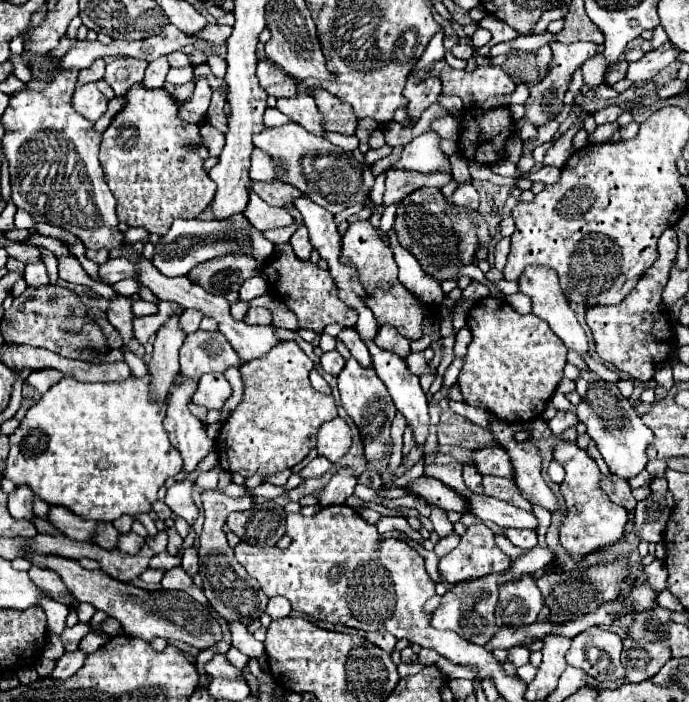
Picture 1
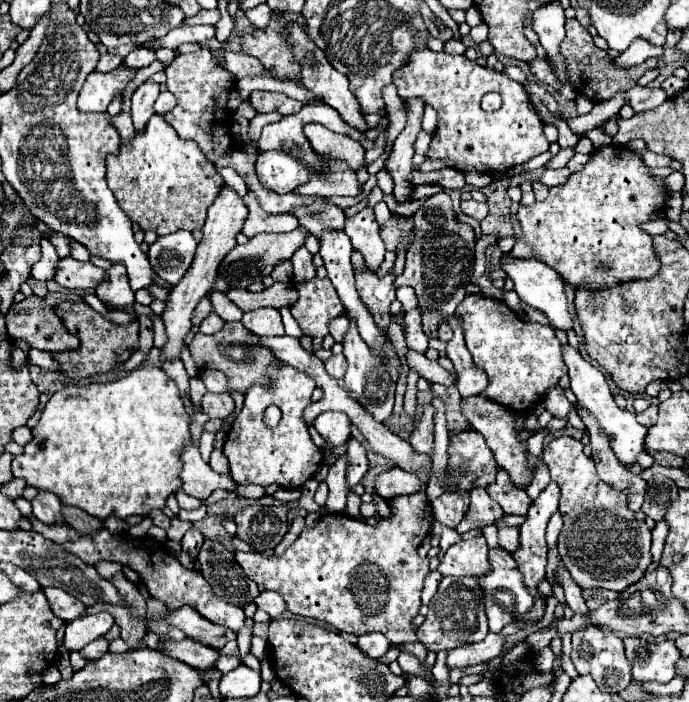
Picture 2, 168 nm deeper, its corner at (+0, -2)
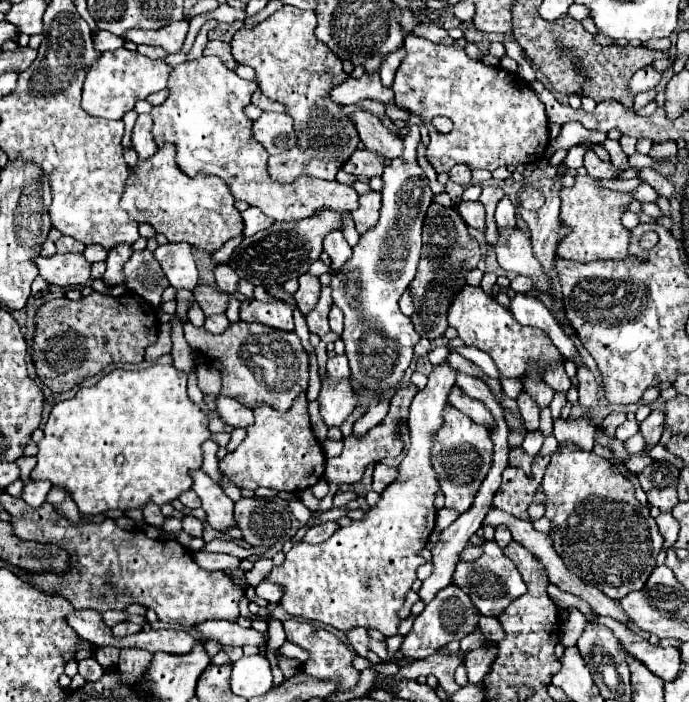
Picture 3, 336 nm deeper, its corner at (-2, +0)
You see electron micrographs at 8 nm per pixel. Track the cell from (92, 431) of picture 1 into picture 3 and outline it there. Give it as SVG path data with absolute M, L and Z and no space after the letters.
M153 364L153 366L143 368L143 370L113 370L113 372L105 374L95 386L81 388L75 398L59 402L59 404L53 406L53 410L49 414L49 420L43 428L45 438L39 442L37 466L31 472L31 478L33 480L49 480L51 484L63 484L71 492L71 496L73 496L73 500L75 500L81 514L103 514L103 512L113 510L113 508L119 508L119 510L143 508L147 502L155 502L155 504L161 506L161 504L167 504L167 502L175 500L181 492L191 488L193 480L191 480L189 472L201 468L201 464L203 464L201 444L211 436L207 424L209 424L207 414L201 412L201 408L193 400L189 400L189 396L187 396L187 372L177 370L173 364Z

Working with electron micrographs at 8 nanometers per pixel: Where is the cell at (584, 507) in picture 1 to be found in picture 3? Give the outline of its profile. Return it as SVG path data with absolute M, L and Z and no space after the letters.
M571 442L559 446L561 452L551 454L551 462L543 476L543 492L547 494L547 512L545 518L551 522L551 540L565 562L565 566L585 584L597 584L603 594L613 600L621 600L629 592L641 590L655 568L655 558L661 552L663 538L655 520L649 514L649 508L643 506L635 498L633 484L625 480L625 476L617 470L617 466L609 464L605 458L599 458L593 452L571 450Z

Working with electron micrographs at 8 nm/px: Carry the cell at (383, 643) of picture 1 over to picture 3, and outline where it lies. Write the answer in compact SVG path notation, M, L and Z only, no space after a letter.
M351 628L351 630L347 632L347 638L349 638L351 648L355 650L355 654L367 656L367 652L369 652L369 648L367 648L369 636L367 636L367 630L365 630L365 628Z

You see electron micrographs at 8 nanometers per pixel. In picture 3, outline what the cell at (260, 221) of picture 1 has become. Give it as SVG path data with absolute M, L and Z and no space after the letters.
M255 206L247 208L241 216L243 216L243 222L245 222L245 230L243 230L245 236L253 236L255 232L261 232L261 230L265 230L273 224L273 220L269 216L261 214L259 208L255 208Z

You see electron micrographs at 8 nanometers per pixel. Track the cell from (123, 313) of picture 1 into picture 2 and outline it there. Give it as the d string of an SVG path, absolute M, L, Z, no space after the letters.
M113 264L107 270L107 282L99 284L95 294L99 296L101 302L113 308L131 308L135 304L135 294L129 286L127 270L123 270L123 266L119 264Z

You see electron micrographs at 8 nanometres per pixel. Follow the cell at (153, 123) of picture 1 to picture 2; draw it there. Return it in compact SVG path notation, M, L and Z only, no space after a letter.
M153 114L147 126L135 130L129 142L121 140L115 156L107 156L107 184L131 222L139 224L143 232L155 230L163 236L175 230L193 232L201 228L223 178L193 140L183 140L163 114Z

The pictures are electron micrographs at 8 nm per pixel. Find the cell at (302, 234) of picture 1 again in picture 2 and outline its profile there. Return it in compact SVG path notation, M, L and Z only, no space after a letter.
M305 246L295 250L291 262L293 262L293 280L295 282L315 278L315 266L311 264L311 254L309 254L309 250Z

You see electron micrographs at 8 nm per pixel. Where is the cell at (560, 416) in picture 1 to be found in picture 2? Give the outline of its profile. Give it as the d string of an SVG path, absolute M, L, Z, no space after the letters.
M561 386L551 388L551 390L547 392L547 398L545 398L543 402L545 402L545 408L547 408L555 418L565 418L565 420L567 420L569 412L571 412L571 402L565 398Z

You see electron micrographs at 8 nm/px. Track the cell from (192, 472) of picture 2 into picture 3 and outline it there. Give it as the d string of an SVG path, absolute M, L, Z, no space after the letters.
M203 470L191 472L193 490L203 502L203 510L207 512L207 522L217 532L227 532L235 526L233 518L233 500L223 492L219 484L215 484Z

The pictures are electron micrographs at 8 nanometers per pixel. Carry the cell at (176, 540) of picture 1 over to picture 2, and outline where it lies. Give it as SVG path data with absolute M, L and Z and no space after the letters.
M175 516L175 518L171 520L171 528L167 530L167 540L179 542L189 528L191 528L191 522L181 522L181 520Z

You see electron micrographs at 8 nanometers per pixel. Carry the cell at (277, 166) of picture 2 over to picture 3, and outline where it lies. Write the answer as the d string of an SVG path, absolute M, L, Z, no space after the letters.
M283 6L259 26L251 30L241 28L231 42L237 64L251 66L257 74L259 90L267 98L281 102L287 114L297 120L295 148L269 156L269 174L281 182L295 180L301 174L335 180L339 166L343 166L359 146L355 124L341 112L341 104L329 100L329 92L345 82L349 74L343 72L339 58L315 38L315 26L317 18L313 10Z

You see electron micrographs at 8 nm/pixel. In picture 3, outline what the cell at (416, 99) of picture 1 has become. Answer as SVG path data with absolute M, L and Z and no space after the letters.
M419 126L409 128L411 134L403 140L403 158L393 160L383 172L379 222L361 234L353 248L353 258L345 262L341 272L337 272L329 284L333 288L333 302L345 314L341 340L345 342L351 374L363 388L381 396L393 394L399 388L399 380L409 368L413 348L419 342L411 318L399 310L399 298L411 284L419 264L421 226L427 208L433 202L433 192L415 158L415 148L421 142Z

